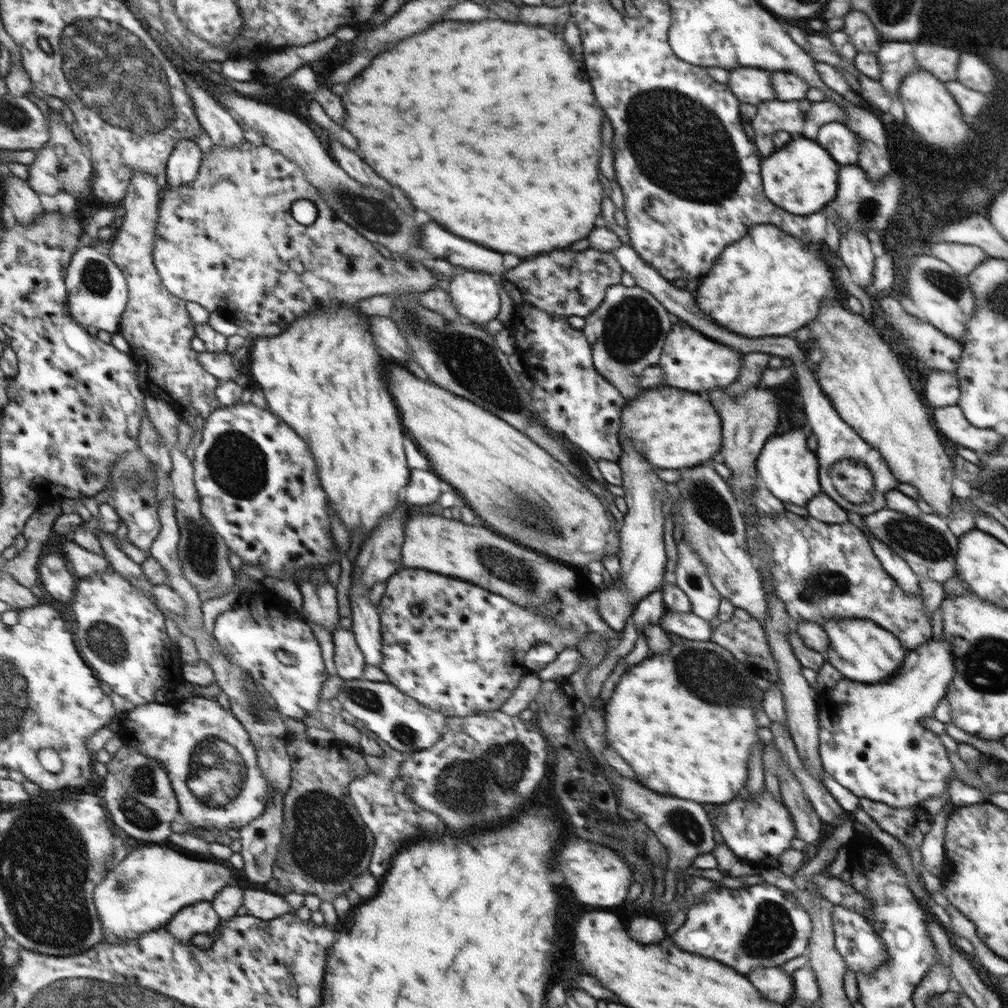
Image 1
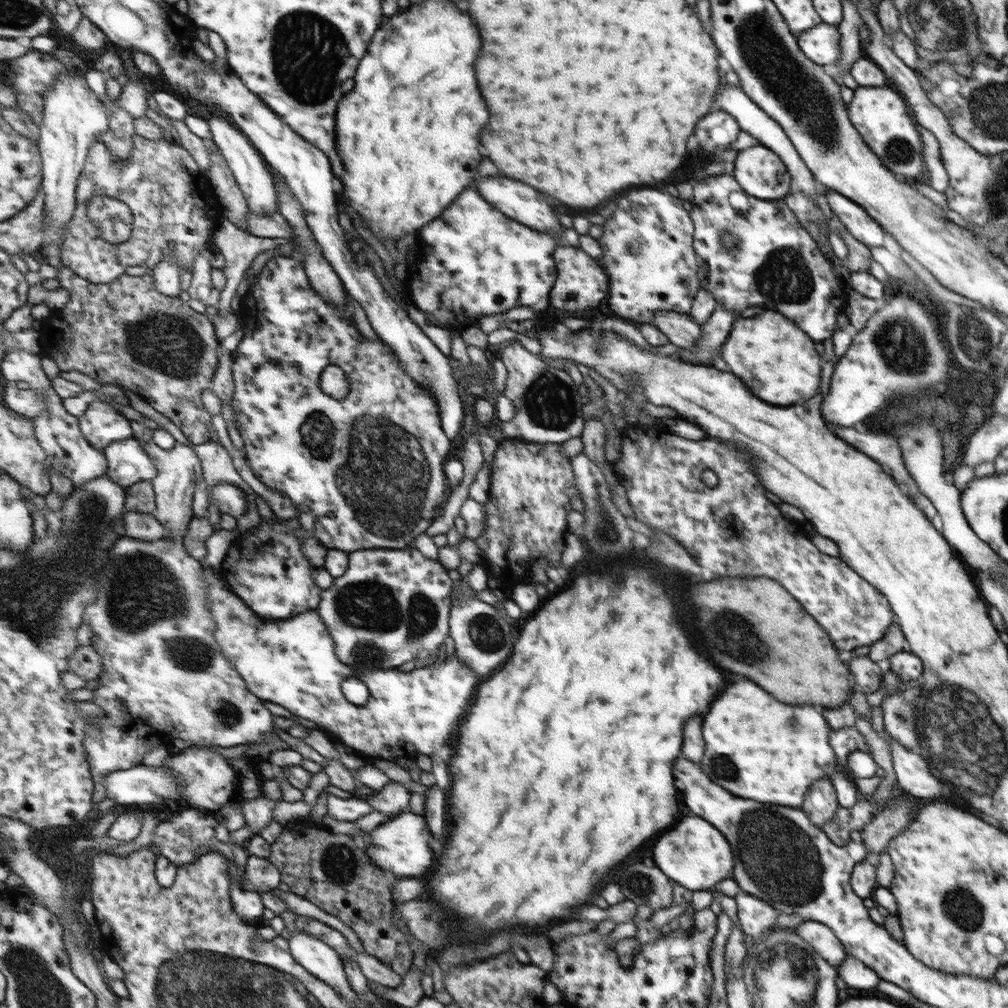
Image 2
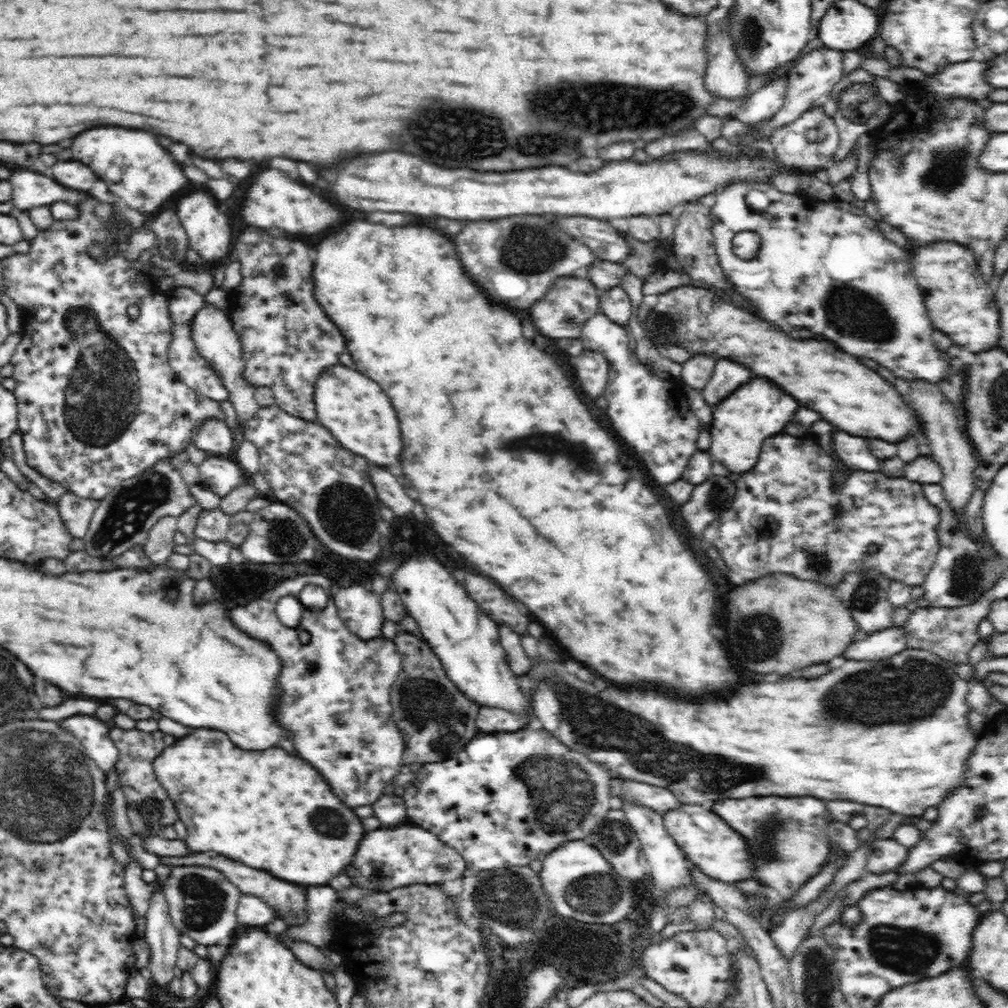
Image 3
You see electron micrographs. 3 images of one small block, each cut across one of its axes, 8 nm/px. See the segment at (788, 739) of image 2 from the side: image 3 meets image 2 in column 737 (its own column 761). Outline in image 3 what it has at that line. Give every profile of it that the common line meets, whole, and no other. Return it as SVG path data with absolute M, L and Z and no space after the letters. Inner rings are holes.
M906 649L898 654L893 654L885 659L874 661L862 659L838 660L840 668L834 668L830 674L824 674L816 680L788 680L788 682L760 682L752 686L742 686L736 690L736 694L722 698L722 700L706 700L706 702L682 702L668 698L664 694L658 694L654 690L616 690L606 688L592 696L592 684L578 680L574 674L566 672L564 664L556 662L532 662L530 670L526 672L536 682L544 682L544 690L538 686L530 694L532 711L535 722L542 724L542 728L552 734L558 734L566 746L574 746L574 750L582 750L584 754L590 754L594 762L600 762L608 769L620 775L620 779L654 784L672 790L682 802L686 804L704 804L706 800L718 802L718 798L748 798L750 794L814 794L822 800L854 800L860 804L874 804L884 806L891 813L904 815L908 819L922 817L927 807L938 807L944 798L964 782L964 776L968 772L968 758L972 750L976 748L978 738L974 736L974 730L970 728L970 706L966 702L970 682L952 674L956 672L956 664L950 664L942 660L941 656L924 649Z

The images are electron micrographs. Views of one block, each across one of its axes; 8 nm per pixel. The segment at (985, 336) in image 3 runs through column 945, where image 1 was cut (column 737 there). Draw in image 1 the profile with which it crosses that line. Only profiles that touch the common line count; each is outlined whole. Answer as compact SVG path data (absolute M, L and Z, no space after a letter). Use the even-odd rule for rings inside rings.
M771 224L753 226L740 241L728 245L710 272L702 276L694 297L698 309L719 326L747 338L790 336L818 316L824 300L836 292L836 278L821 250L809 251L810 244Z

